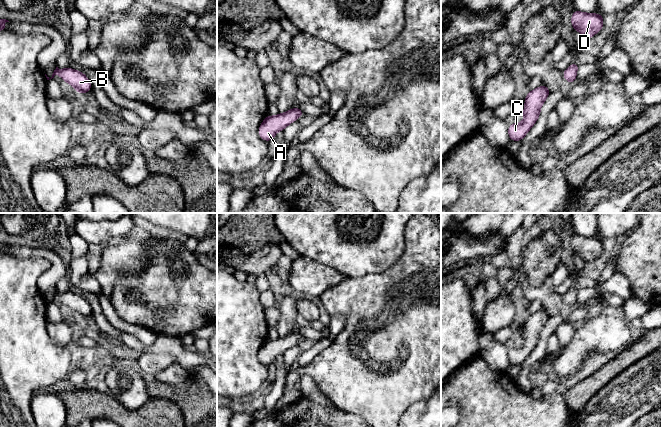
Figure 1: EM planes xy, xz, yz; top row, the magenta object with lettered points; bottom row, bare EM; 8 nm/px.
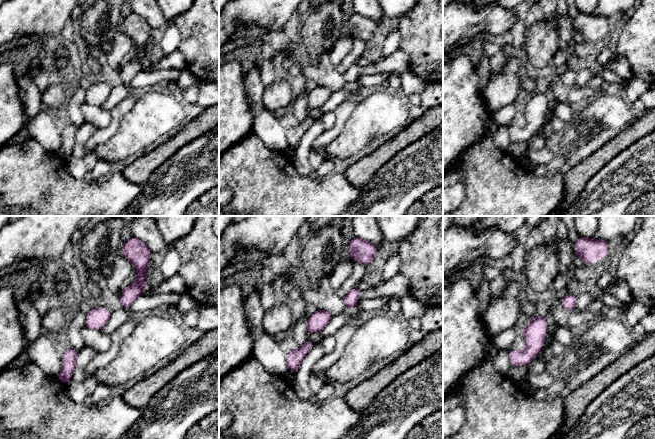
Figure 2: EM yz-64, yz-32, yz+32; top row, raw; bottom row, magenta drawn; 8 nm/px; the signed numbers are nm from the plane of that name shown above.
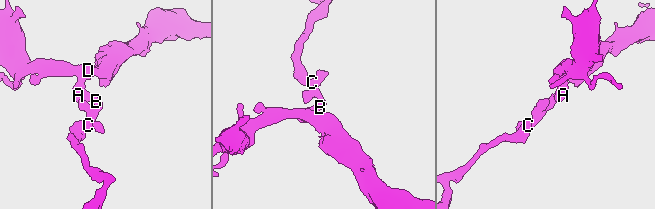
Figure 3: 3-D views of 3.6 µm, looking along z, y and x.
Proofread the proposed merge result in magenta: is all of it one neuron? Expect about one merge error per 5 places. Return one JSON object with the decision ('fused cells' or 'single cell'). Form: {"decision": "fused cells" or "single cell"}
{"decision": "single cell"}

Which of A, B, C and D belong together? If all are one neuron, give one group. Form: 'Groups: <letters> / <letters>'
Groups: A B C D

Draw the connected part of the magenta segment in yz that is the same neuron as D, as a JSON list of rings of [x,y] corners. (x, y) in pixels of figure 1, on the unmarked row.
[[[574,234],[571,240],[572,253],[578,255],[587,264],[603,253],[603,238],[585,237]]]

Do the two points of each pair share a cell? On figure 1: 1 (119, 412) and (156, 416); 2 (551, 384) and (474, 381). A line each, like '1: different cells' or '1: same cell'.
1: same cell
2: different cells

